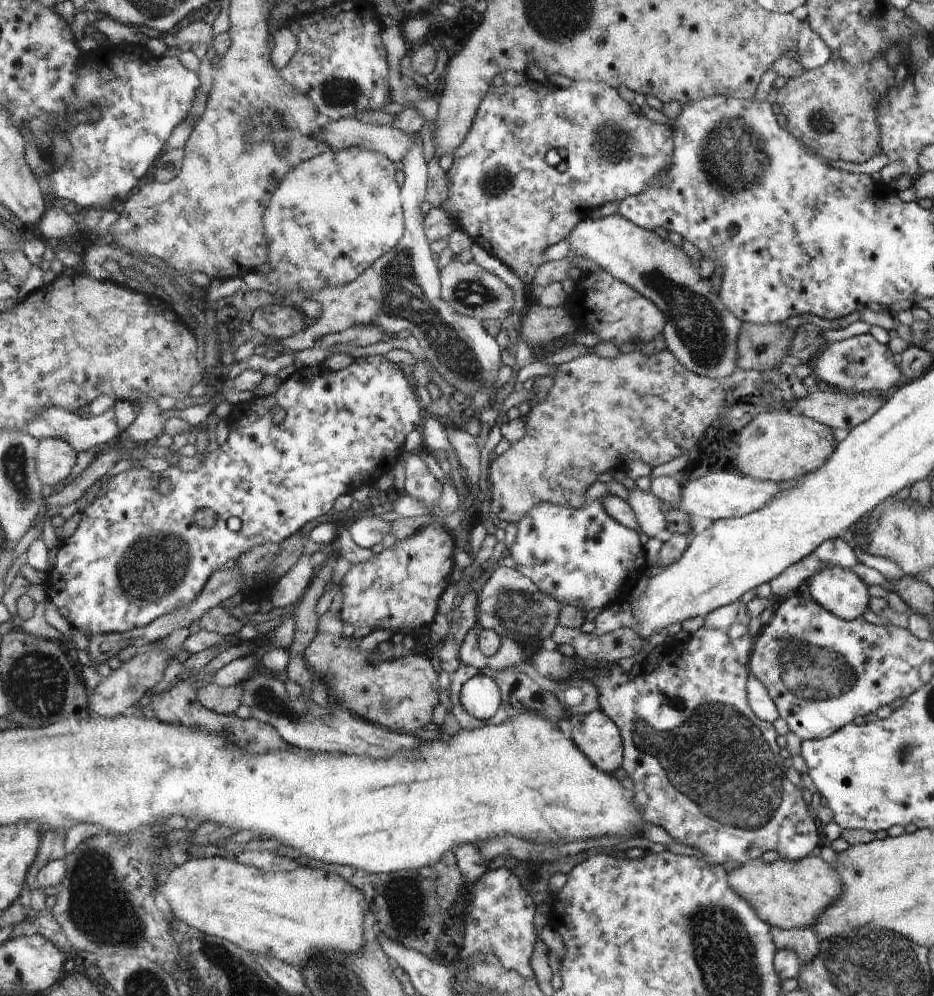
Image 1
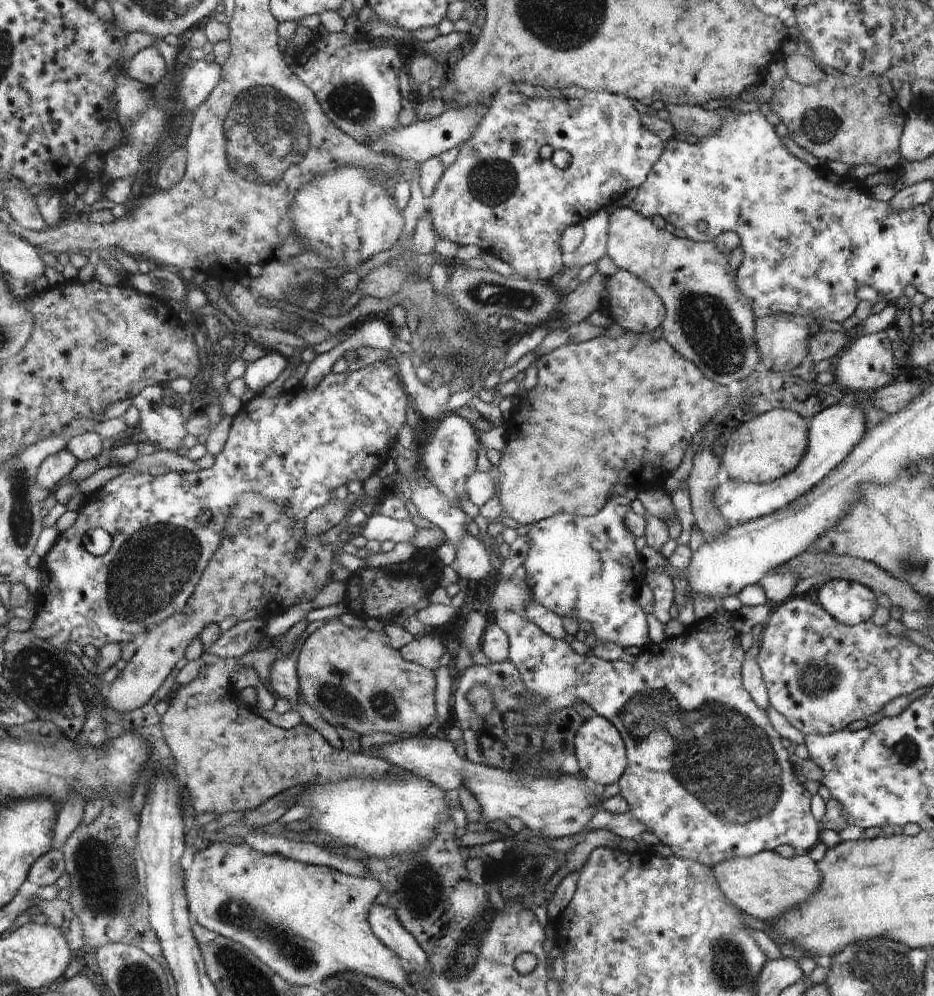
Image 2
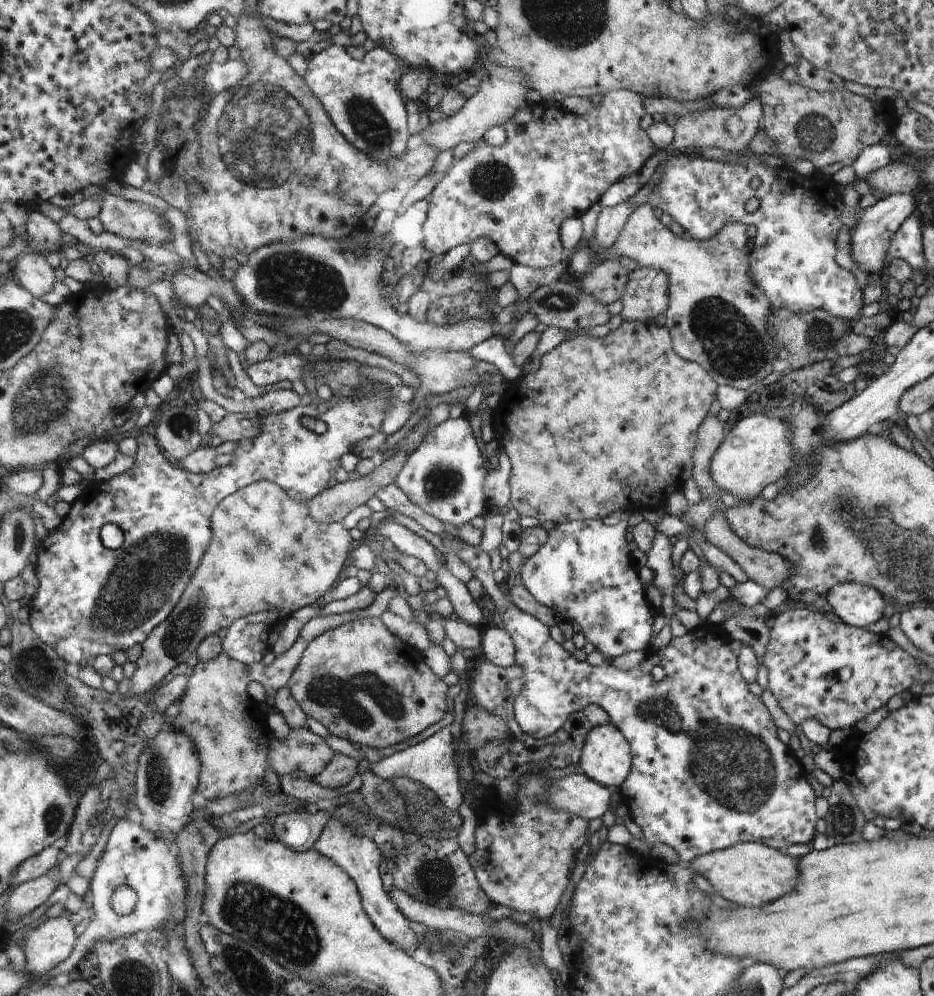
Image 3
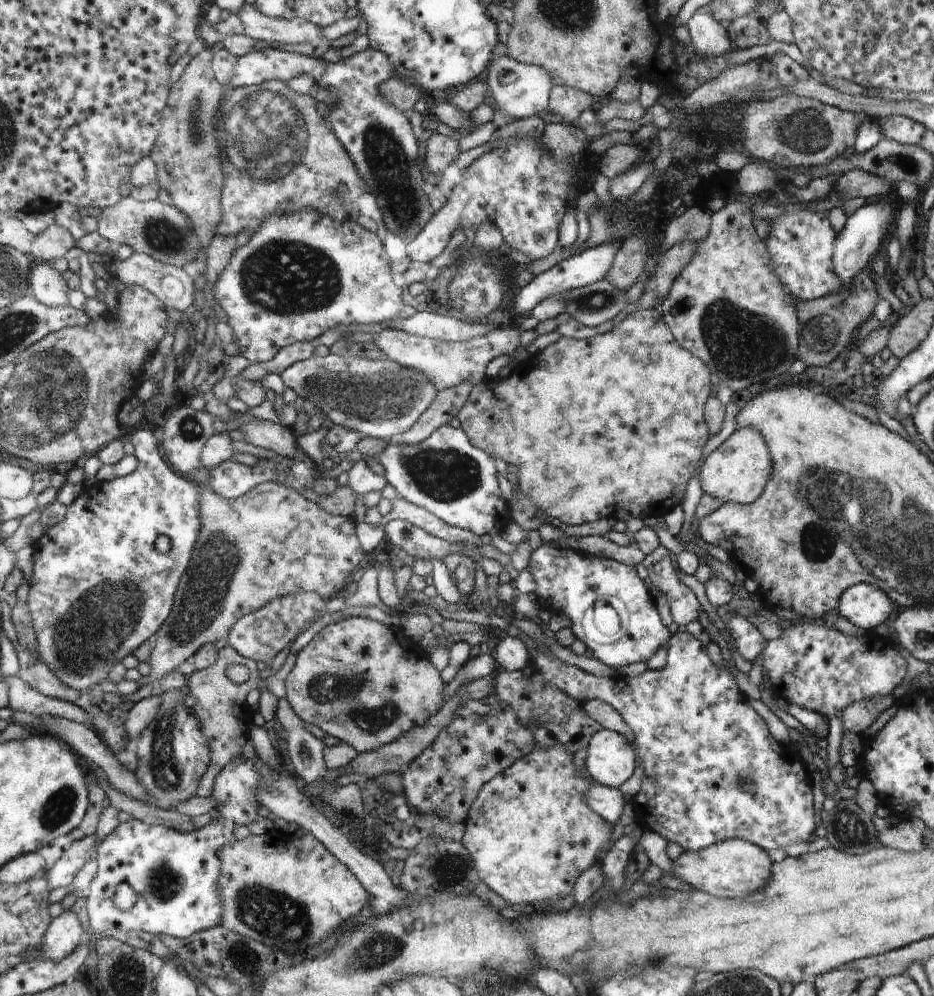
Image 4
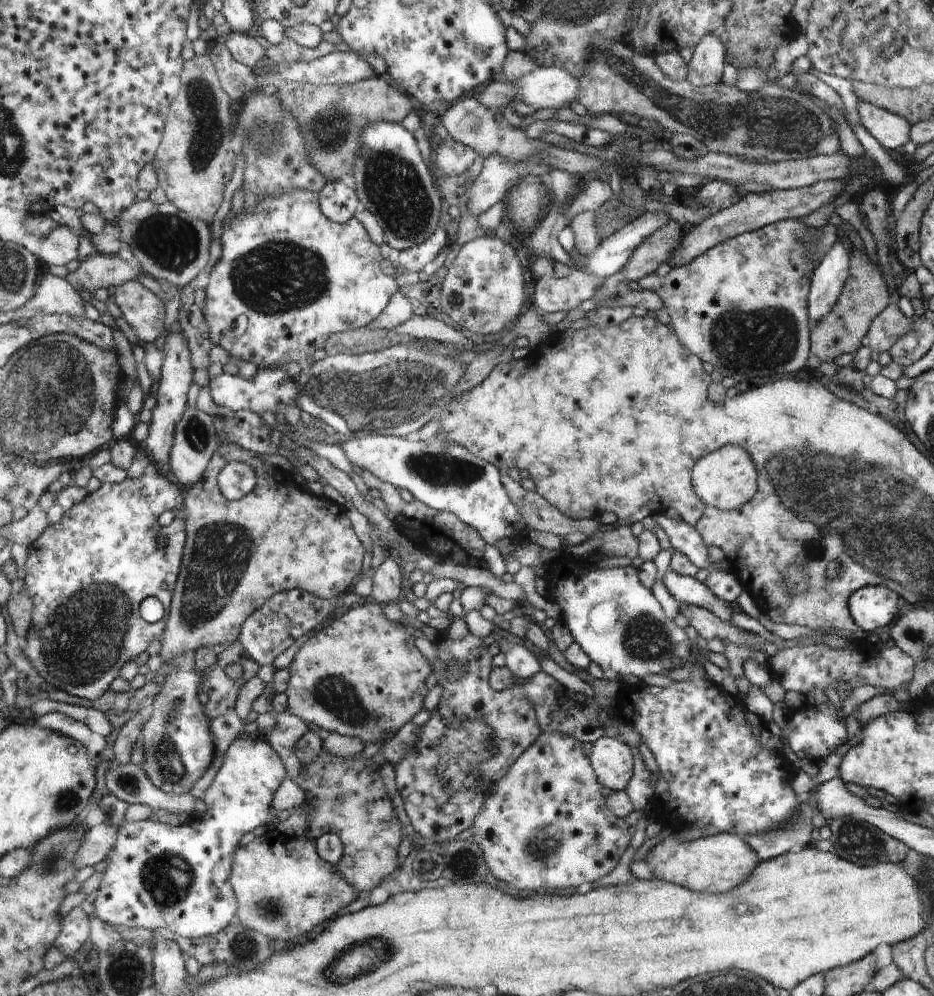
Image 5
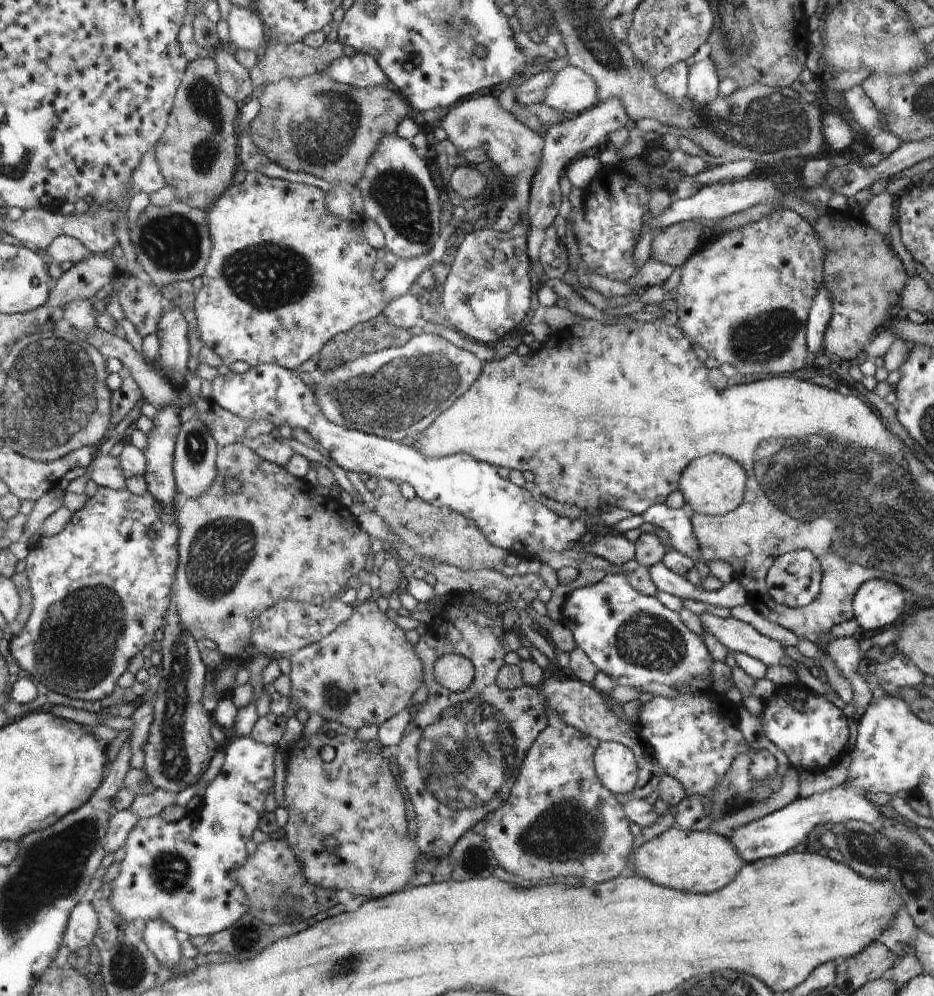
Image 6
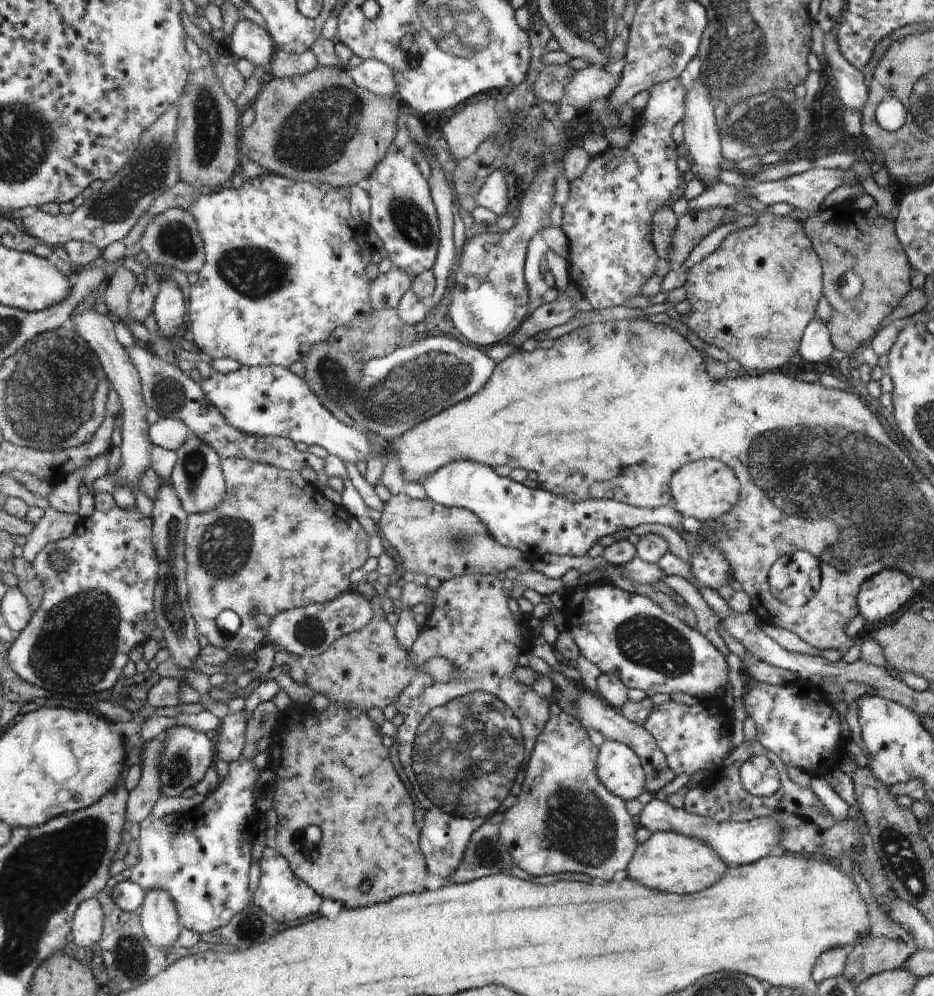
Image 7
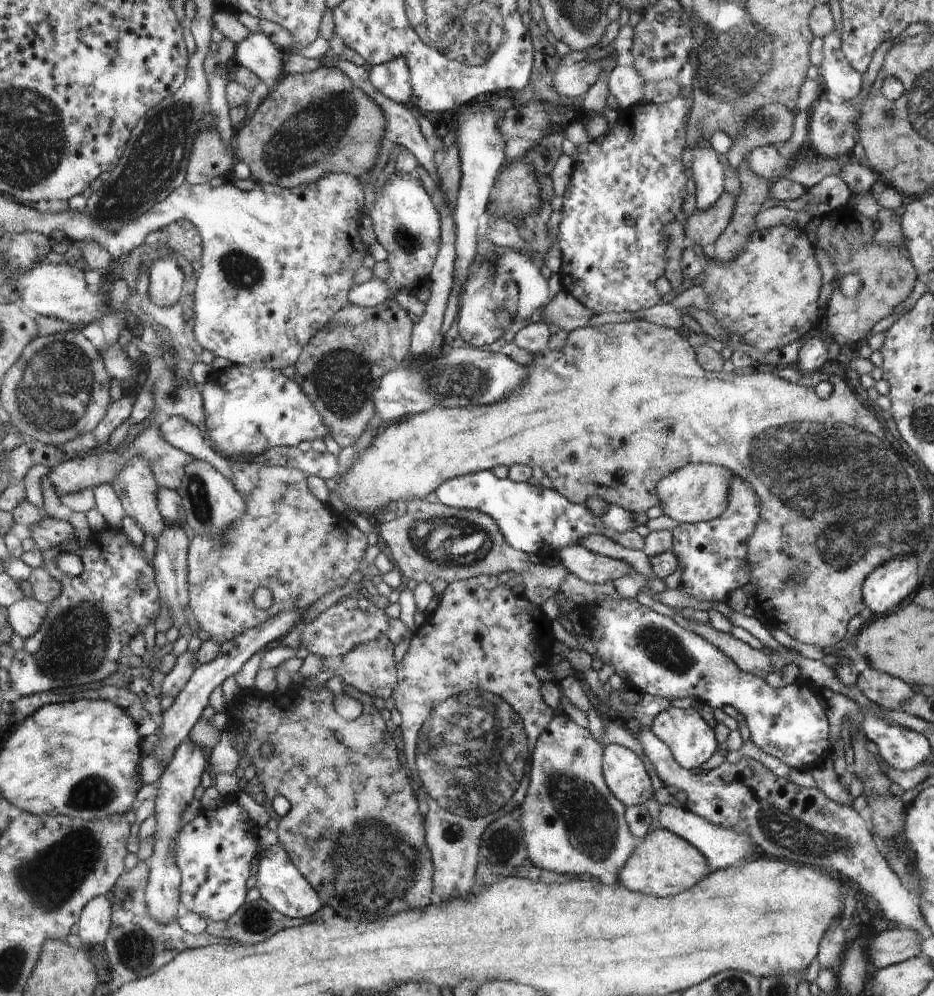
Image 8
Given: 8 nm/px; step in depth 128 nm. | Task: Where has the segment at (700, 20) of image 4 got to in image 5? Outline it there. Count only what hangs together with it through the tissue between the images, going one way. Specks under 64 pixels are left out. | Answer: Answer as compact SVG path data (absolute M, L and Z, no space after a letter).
M712 35L704 37L694 48L693 58L687 64L690 72L687 74L687 81L695 87L713 87L721 81L722 68L725 63L725 48L720 40L715 40Z

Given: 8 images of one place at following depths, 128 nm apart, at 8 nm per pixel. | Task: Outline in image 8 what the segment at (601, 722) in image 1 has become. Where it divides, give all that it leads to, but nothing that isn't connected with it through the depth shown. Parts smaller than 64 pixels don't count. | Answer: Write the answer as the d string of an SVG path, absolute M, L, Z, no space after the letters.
M616 744L607 746L607 751L604 754L604 778L612 794L616 796L616 799L619 799L620 802L626 804L628 807L645 806L646 800L652 798L650 778L648 778L646 770L644 770L642 762L628 748Z

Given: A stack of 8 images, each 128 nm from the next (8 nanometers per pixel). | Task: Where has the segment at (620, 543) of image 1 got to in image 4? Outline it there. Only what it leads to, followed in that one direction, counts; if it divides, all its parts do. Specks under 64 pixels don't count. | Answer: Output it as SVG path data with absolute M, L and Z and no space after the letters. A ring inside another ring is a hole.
M547 545L539 547L530 555L529 559L528 570L532 572L532 576L536 580L535 593L538 598L548 602L552 606L552 610L556 610L556 613L566 614L570 618L576 637L593 651L594 658L600 660L602 664L617 668L630 666L636 662L646 662L652 658L658 648L667 646L671 641L673 634L670 633L667 626L662 625L653 598L650 598L649 590L646 590L646 586L640 580L640 576L636 574L634 566L614 559L602 558L602 556L590 556L579 551L564 550L562 547ZM598 596L604 596L604 598L600 598L600 602L596 602ZM594 602L596 602L596 606L592 606ZM590 606L592 606L592 610L588 610ZM586 610L588 610L588 614L584 614ZM582 614L584 614L584 618L582 618Z

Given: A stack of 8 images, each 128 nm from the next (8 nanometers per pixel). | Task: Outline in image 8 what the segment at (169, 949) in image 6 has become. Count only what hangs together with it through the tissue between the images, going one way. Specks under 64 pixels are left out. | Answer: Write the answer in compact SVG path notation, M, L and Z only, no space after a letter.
M189 739L178 749L167 766L167 770L160 779L160 787L156 797L157 831L154 839L155 852L149 860L151 864L151 883L148 886L147 902L148 910L152 918L160 924L170 924L176 922L183 910L181 903L181 887L183 886L183 875L178 866L178 856L176 856L176 844L178 836L184 828L184 814L186 808L194 802L198 788L202 786L202 776L207 771L211 771L211 754L209 750L202 748L198 742Z

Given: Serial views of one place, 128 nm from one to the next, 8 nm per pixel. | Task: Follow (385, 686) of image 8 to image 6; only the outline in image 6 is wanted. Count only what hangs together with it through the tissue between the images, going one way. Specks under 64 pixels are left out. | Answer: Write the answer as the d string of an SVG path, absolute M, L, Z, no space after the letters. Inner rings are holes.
M369 599L363 602L357 602L353 606L352 614L347 621L340 623L336 630L328 633L325 637L322 637L318 642L312 643L307 647L298 649L290 658L291 673L289 674L291 680L291 696L294 698L298 710L306 708L310 713L318 713L323 716L326 721L334 721L343 724L346 728L358 731L363 726L378 725L380 726L385 720L388 720L391 716L394 716L397 712L400 712L402 708L406 708L412 700L412 694L414 690L420 686L422 682L422 676L426 676L425 672L422 672L423 661L416 654L415 647L410 644L410 641L405 637L404 632L394 624L393 620L388 620L388 616L380 610L374 599ZM446 653L435 662L433 675L451 691L466 690L475 677L474 665L462 655Z

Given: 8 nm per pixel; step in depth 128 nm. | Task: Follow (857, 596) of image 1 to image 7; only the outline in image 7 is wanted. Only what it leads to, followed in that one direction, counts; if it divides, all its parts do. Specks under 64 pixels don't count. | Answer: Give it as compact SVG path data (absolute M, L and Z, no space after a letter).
M886 569L875 576L860 590L860 615L868 624L882 623L914 596L912 582L904 572Z

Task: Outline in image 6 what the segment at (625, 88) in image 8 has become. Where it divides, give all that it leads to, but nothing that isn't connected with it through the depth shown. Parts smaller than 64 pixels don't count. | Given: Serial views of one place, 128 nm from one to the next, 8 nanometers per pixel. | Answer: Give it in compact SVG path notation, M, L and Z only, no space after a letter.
M568 65L554 75L553 83L545 91L543 100L544 104L555 108L557 111L563 110L564 112L572 112L572 114L587 111L596 106L598 102L600 102L598 87L594 79L583 70L572 65Z

